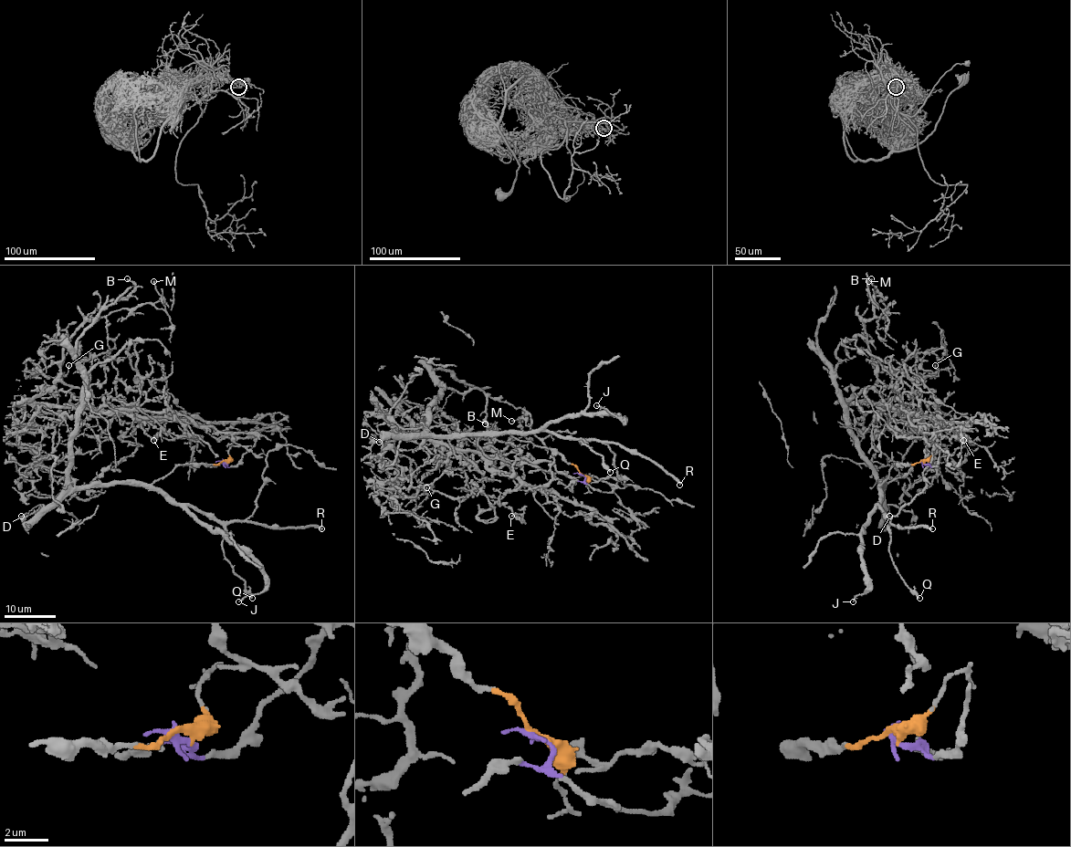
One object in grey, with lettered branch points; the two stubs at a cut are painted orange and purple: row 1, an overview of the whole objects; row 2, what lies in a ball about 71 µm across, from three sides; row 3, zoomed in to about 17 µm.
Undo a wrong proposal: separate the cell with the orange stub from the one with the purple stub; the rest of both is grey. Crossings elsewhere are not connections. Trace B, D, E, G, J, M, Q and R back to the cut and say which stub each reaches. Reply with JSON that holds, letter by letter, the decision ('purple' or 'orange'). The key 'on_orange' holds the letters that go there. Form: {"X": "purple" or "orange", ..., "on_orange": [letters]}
{"B": "purple", "D": "orange", "E": "purple", "G": "purple", "J": "orange", "M": "purple", "Q": "orange", "R": "orange", "on_orange": ["D", "J", "Q", "R"]}

